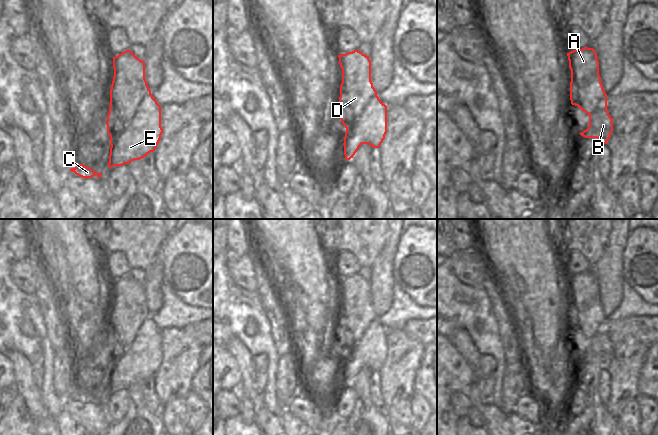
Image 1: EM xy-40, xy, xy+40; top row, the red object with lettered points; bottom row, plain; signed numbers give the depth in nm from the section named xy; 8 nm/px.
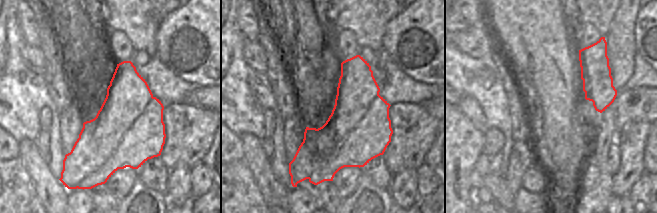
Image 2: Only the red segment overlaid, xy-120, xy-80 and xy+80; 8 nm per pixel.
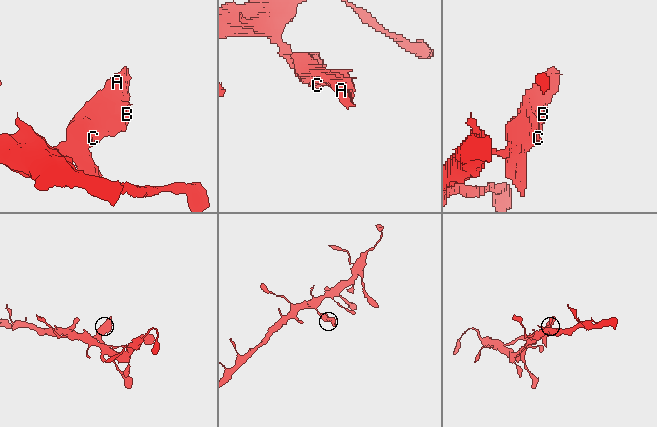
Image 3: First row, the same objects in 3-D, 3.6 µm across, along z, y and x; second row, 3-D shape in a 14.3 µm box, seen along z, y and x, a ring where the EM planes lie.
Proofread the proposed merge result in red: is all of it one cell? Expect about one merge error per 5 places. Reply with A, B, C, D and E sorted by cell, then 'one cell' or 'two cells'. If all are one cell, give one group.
groups A D / B C E; two cells

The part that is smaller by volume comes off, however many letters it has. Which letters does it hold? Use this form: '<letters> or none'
A, D

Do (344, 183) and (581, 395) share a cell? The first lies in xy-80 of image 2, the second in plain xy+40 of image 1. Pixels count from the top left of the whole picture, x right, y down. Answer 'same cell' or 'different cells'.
same cell

